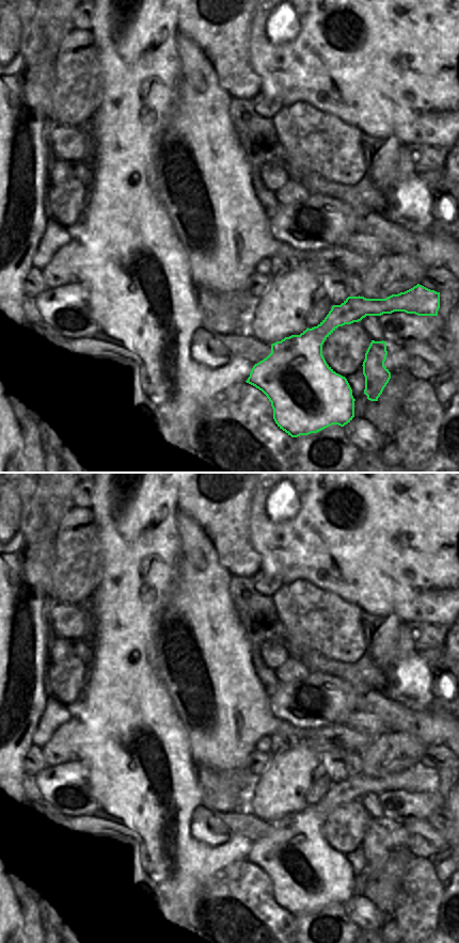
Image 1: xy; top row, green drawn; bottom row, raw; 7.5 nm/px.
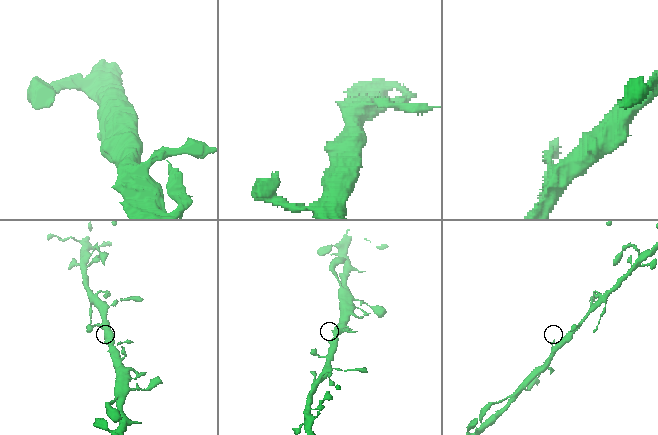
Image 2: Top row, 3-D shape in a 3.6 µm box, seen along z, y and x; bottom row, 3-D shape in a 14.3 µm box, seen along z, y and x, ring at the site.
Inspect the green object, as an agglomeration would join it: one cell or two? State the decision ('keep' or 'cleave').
keep

